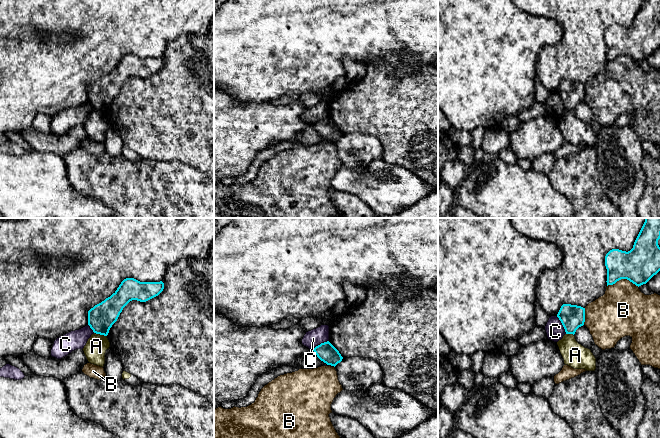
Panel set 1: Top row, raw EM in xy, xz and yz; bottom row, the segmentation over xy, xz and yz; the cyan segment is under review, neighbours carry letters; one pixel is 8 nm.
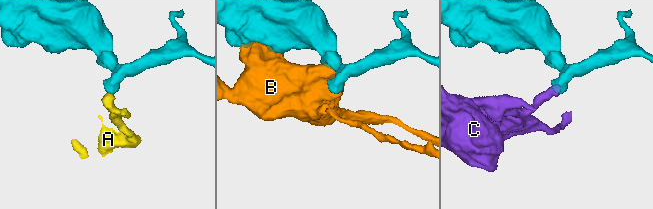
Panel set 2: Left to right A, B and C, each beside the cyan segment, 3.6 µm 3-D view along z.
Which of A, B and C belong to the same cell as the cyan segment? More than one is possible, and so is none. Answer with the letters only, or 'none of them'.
none of them

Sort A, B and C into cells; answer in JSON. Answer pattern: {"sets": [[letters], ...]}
{"sets": [["A"], ["B"], ["C"]]}

